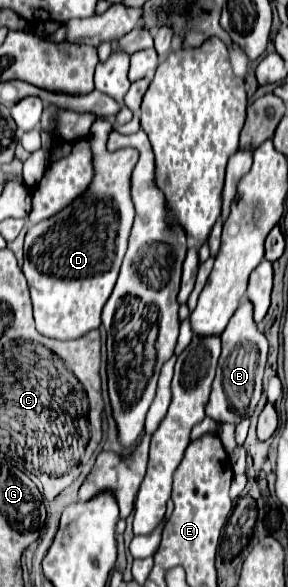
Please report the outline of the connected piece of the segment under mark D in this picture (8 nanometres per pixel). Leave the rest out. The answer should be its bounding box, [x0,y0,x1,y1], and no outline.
[23,121,139,339]

